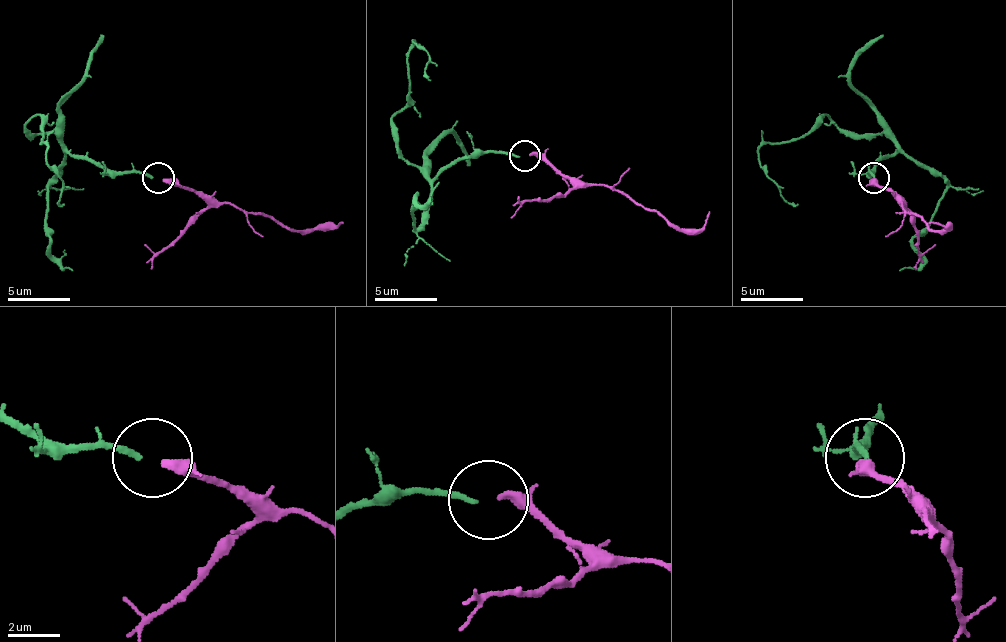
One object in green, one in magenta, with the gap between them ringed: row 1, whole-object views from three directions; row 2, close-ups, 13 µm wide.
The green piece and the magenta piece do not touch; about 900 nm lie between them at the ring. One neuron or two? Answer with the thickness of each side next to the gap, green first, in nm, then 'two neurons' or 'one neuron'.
200 nm thick on the green side, 360 nm on the other; one neuron

